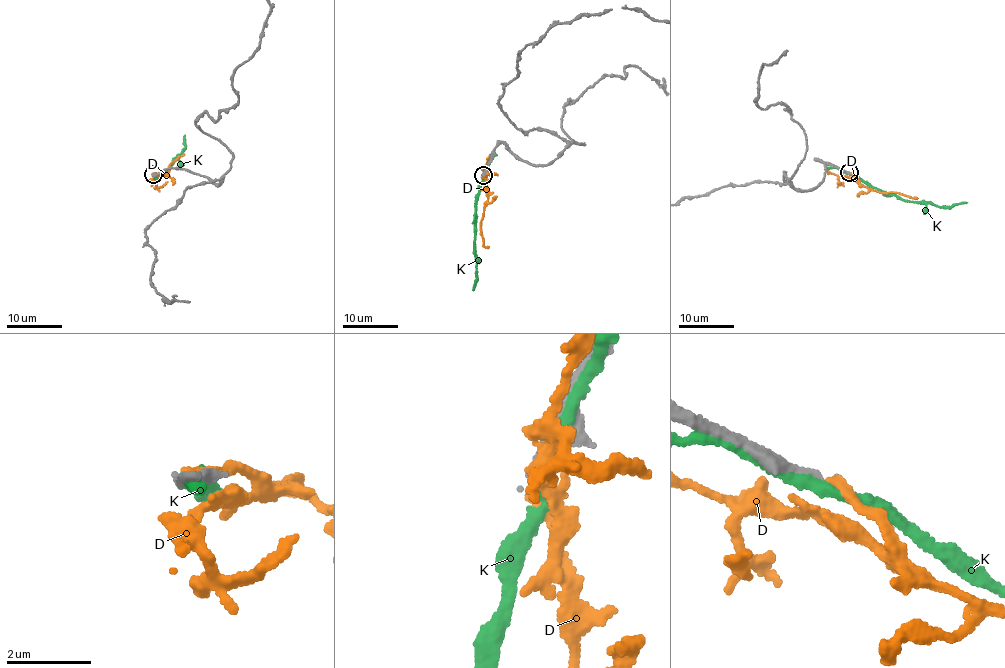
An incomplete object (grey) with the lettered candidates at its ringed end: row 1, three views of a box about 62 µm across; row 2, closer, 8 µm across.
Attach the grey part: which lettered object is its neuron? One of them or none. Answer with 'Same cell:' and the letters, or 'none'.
Same cell: none

